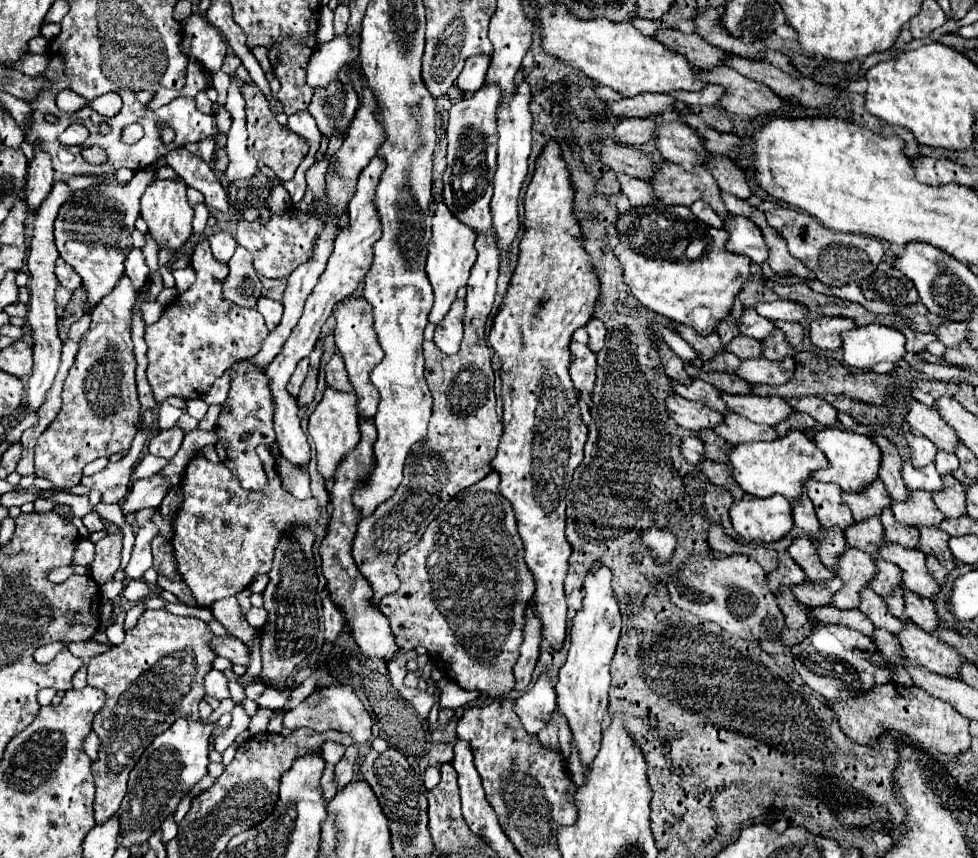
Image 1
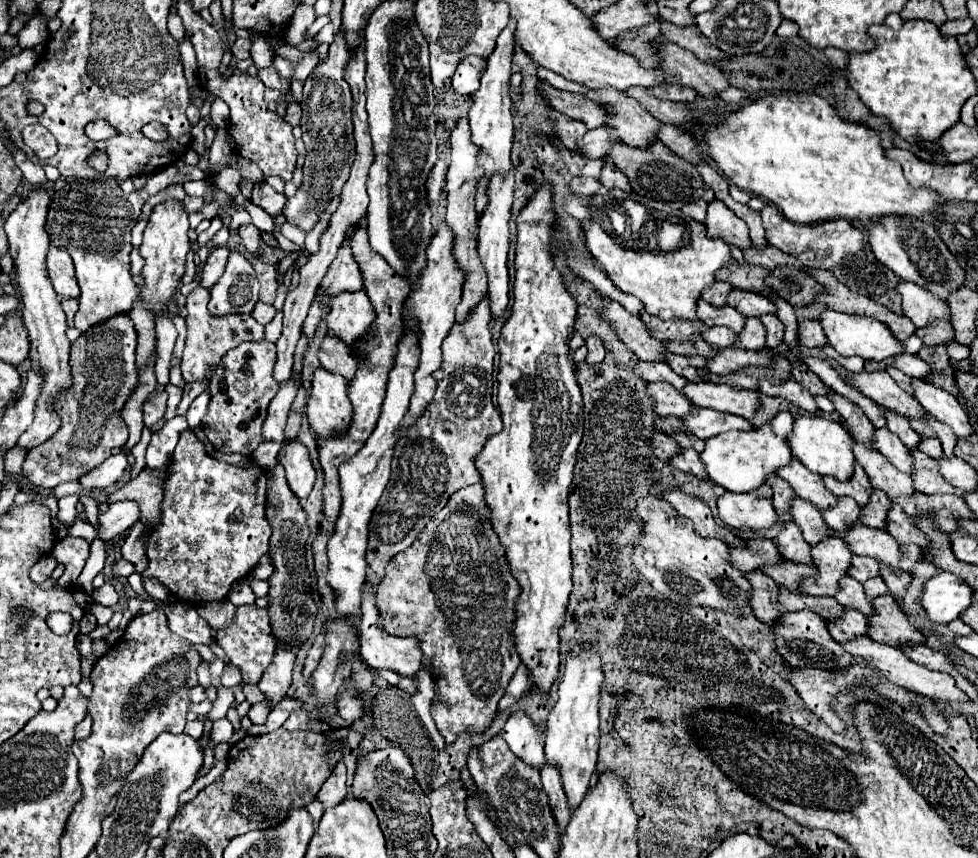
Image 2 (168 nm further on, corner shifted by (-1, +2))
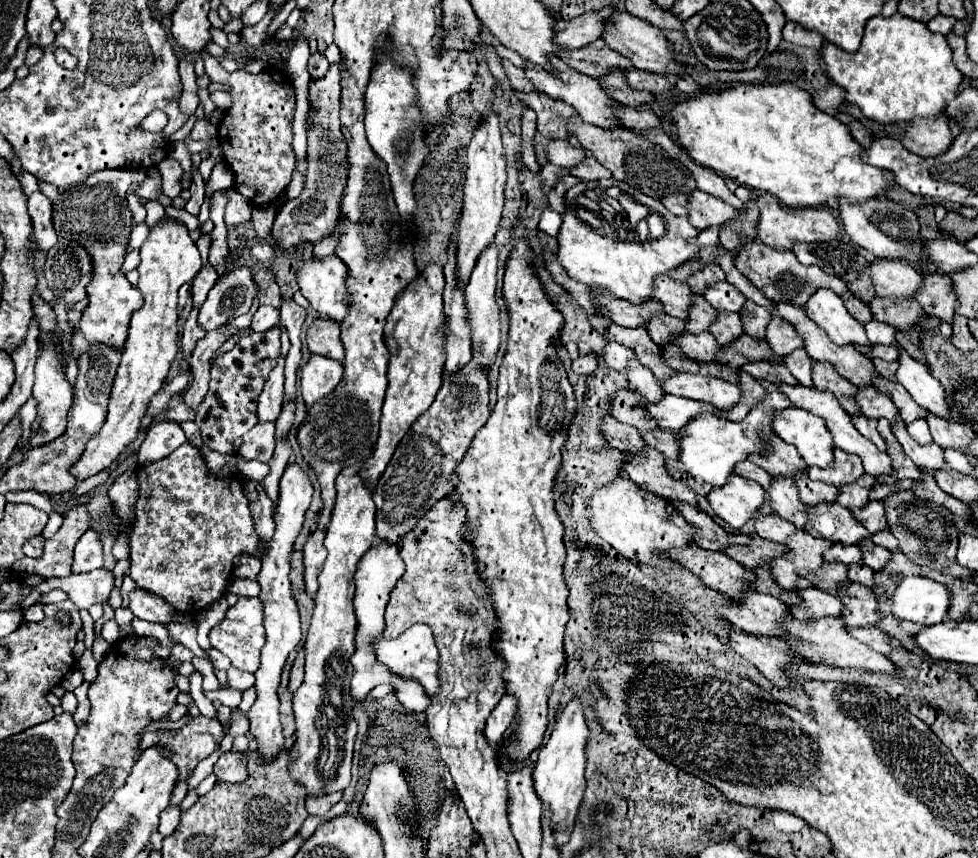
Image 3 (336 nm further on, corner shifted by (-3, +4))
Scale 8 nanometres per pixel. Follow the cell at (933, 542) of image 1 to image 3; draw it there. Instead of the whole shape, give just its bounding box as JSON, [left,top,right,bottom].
[852,501,886,533]

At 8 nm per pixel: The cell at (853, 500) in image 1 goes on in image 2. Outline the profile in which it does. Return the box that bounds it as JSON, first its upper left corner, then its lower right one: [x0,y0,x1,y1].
[824,463,872,507]

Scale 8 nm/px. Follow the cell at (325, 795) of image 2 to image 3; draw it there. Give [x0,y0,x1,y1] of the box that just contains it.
[306,793,342,817]

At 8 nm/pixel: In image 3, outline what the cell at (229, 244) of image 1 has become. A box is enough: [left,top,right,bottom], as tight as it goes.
[190,265,218,307]

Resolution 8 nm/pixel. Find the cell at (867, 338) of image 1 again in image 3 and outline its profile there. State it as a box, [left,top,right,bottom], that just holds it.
[804,289,872,345]

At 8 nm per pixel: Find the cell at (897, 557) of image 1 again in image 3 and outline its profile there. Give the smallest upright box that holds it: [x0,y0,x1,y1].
[804,503,870,545]

